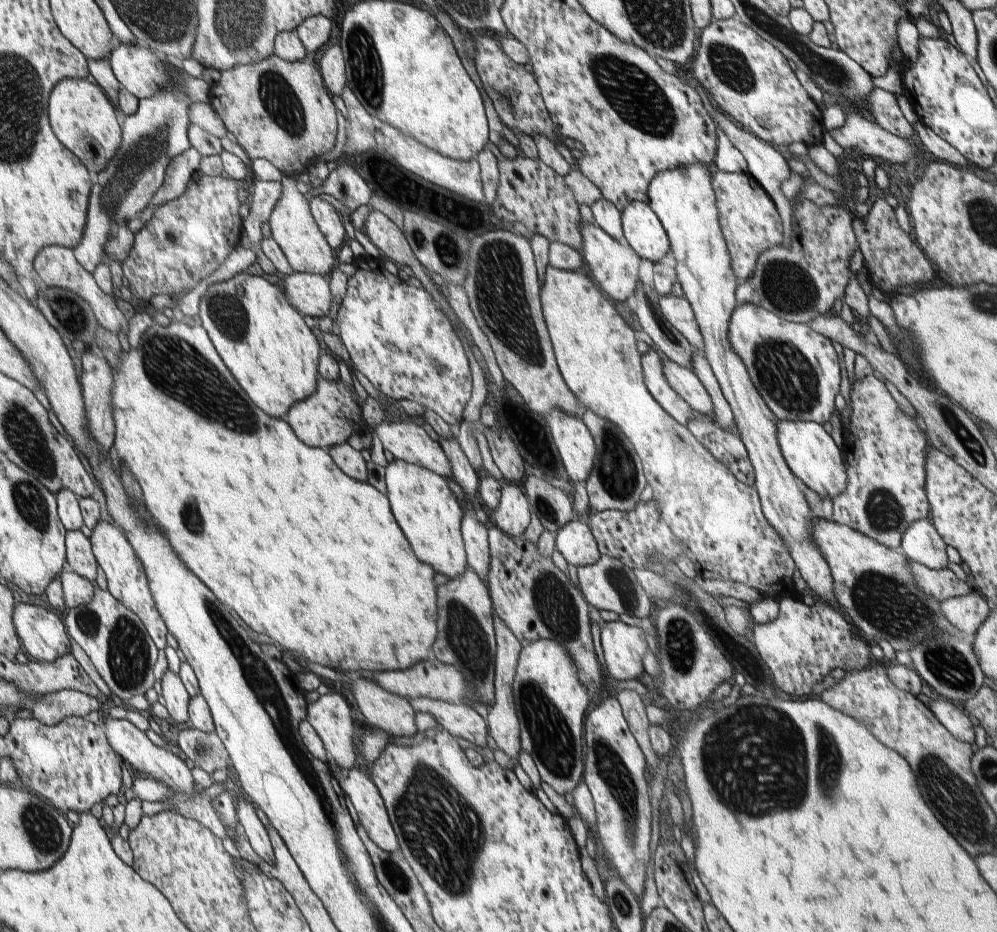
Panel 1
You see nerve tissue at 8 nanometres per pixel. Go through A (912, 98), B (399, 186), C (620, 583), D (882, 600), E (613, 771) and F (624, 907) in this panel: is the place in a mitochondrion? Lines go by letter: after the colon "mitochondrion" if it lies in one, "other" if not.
A: other
B: other
C: mitochondrion
D: mitochondrion
E: mitochondrion
F: mitochondrion

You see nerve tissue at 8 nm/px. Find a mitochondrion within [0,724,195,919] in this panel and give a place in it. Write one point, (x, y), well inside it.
(45, 834)

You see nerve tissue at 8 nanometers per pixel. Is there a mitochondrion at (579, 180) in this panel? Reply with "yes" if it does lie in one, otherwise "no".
no

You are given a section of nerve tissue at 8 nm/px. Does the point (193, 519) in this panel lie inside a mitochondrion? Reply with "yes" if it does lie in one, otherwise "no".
yes

